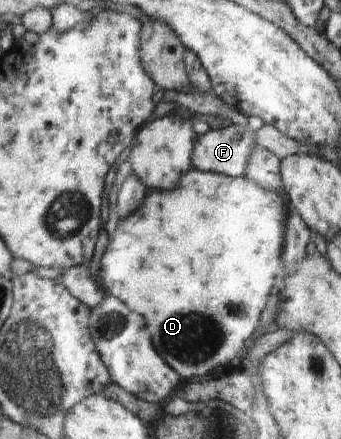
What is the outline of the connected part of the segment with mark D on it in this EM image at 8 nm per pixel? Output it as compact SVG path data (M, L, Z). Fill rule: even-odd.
M192 168L179 178L173 189L167 191L148 191L142 202L137 206L137 209L134 209L126 218L119 219L116 230L109 236L108 246L106 246L106 250L104 250L100 259L100 274L95 279L100 282L104 295L116 297L124 301L124 304L128 308L131 308L144 317L147 331L150 333L151 341L156 352L160 355L160 358L164 359L164 362L168 362L168 366L173 368L179 374L180 378L186 378L186 380L188 378L198 379L204 376L204 374L210 374L211 371L220 365L236 363L242 356L245 356L245 350L257 337L262 310L264 310L264 306L268 302L270 290L274 286L276 272L280 268L282 226L285 226L285 222L287 221L287 211L285 210L287 204L288 200L284 196L283 188L278 191L265 189L244 176L231 177L222 173L213 173ZM236 226L248 226L250 230L254 230L254 236L250 236L254 240L248 240L250 244L246 244L246 238L238 234L242 228L236 228Z

